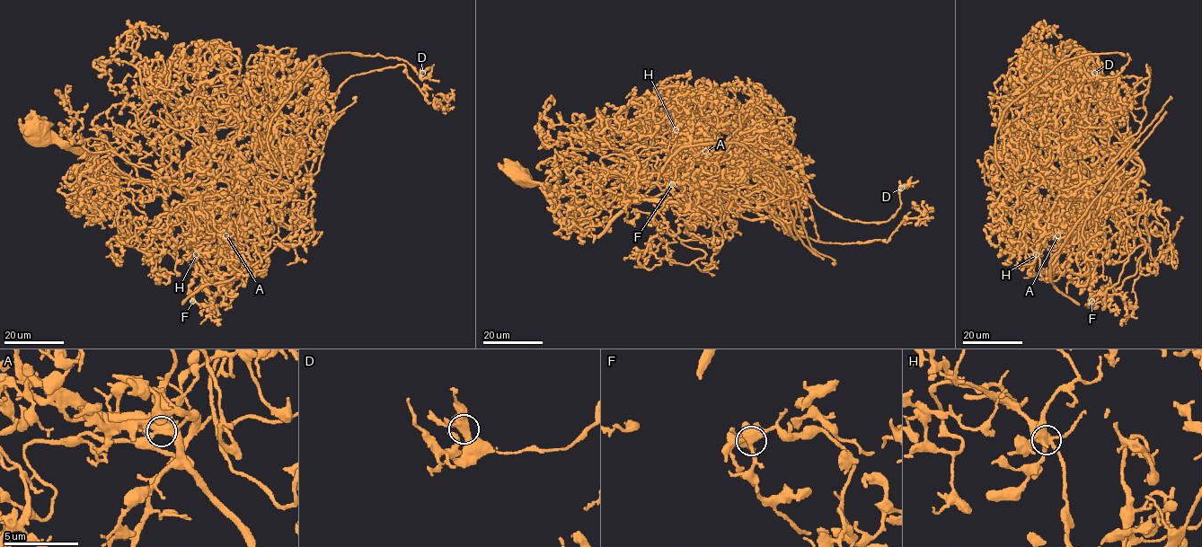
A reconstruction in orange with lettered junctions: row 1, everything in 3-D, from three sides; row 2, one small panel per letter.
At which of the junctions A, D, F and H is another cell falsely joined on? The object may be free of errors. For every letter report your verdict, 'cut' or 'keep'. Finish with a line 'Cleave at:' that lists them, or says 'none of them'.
A: cut
D: keep
F: keep
H: keep
Cleave at: A

